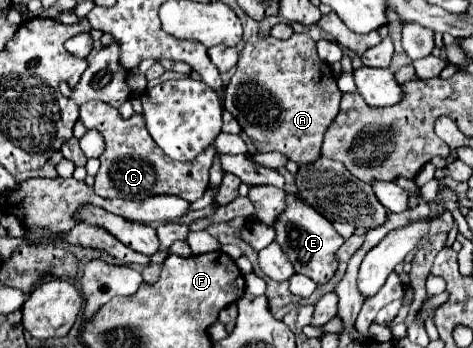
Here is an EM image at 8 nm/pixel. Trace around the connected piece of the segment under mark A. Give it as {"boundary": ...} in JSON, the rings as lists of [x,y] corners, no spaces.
{"boundary":[[[294,33],[286,41],[268,37],[258,43],[246,43],[240,51],[236,73],[232,75],[224,97],[224,109],[228,109],[238,119],[242,131],[250,137],[250,141],[260,153],[278,151],[290,161],[306,165],[314,163],[320,157],[322,137],[330,127],[332,117],[336,117],[336,113],[340,111],[342,91],[336,85],[332,67],[318,57],[316,43],[304,33]]]}

